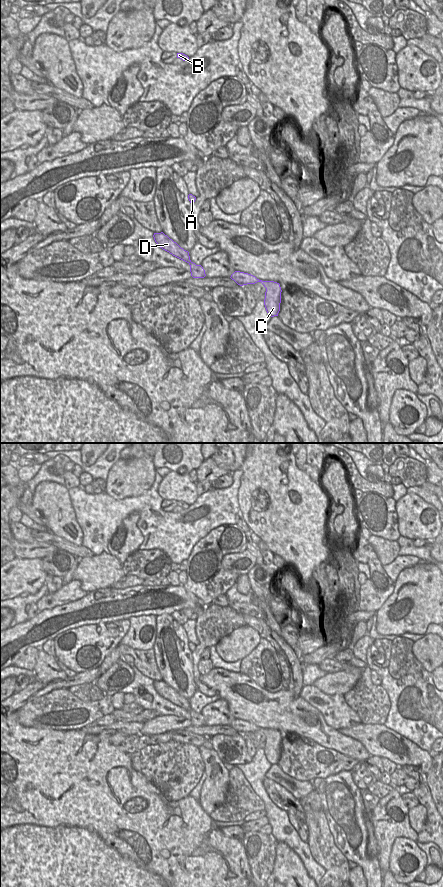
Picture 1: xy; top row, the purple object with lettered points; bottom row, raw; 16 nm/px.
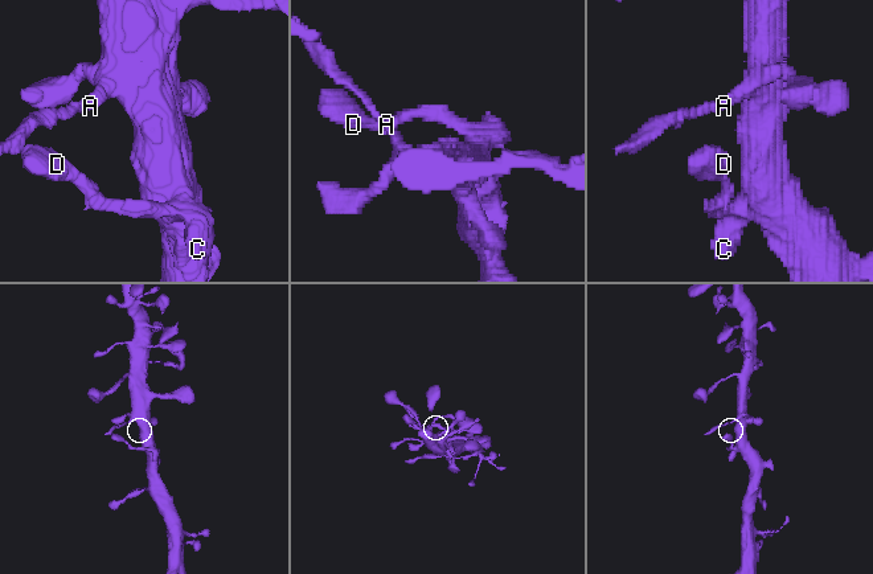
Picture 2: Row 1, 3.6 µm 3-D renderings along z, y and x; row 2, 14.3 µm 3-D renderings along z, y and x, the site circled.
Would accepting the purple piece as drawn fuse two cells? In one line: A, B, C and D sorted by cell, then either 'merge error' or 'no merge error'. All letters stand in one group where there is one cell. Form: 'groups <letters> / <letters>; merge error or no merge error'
groups A B C D; no merge error

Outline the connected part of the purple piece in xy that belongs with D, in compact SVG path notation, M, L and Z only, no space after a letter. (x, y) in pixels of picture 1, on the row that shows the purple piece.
M163 232L154 233L153 237L160 248L190 265L190 272L193 278L204 278L206 276L203 267L201 265L196 265L190 260L189 252L181 248L176 242L170 239Z

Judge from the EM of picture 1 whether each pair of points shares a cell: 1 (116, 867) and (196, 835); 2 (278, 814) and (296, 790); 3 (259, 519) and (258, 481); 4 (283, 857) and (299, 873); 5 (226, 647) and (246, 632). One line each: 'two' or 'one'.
1: one
2: two
3: one
4: one
5: one

